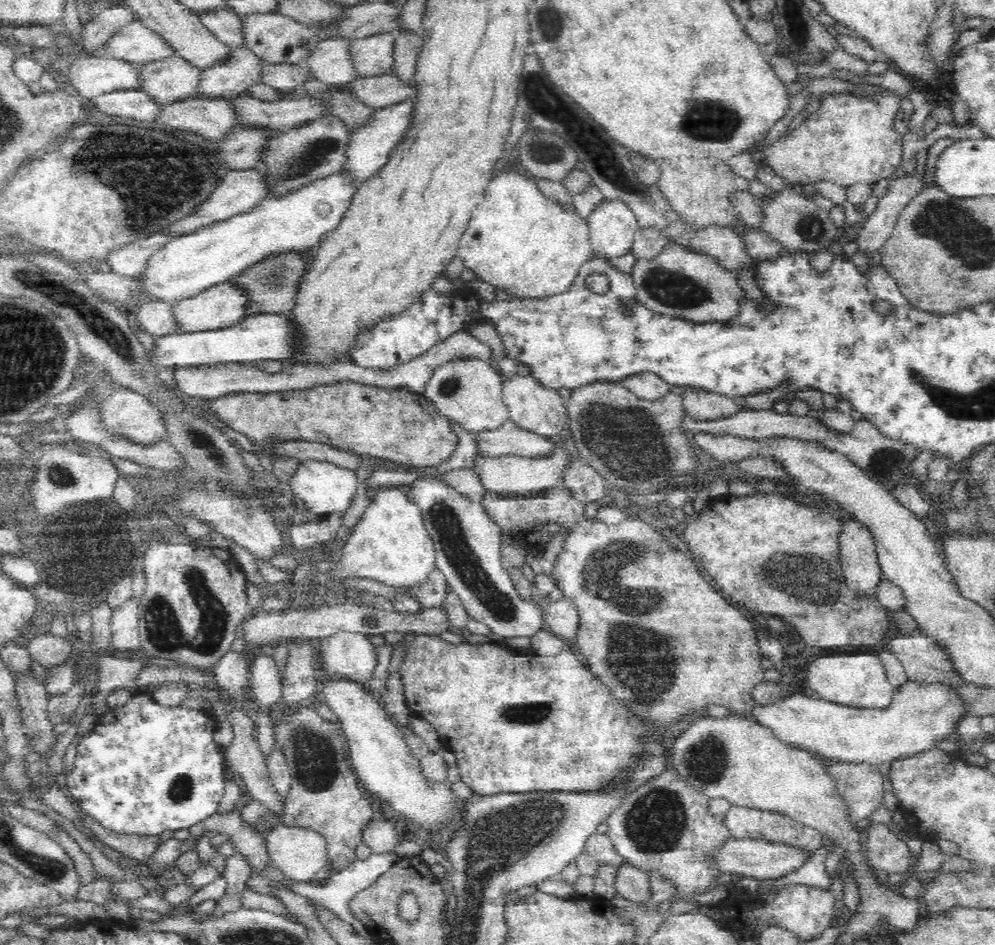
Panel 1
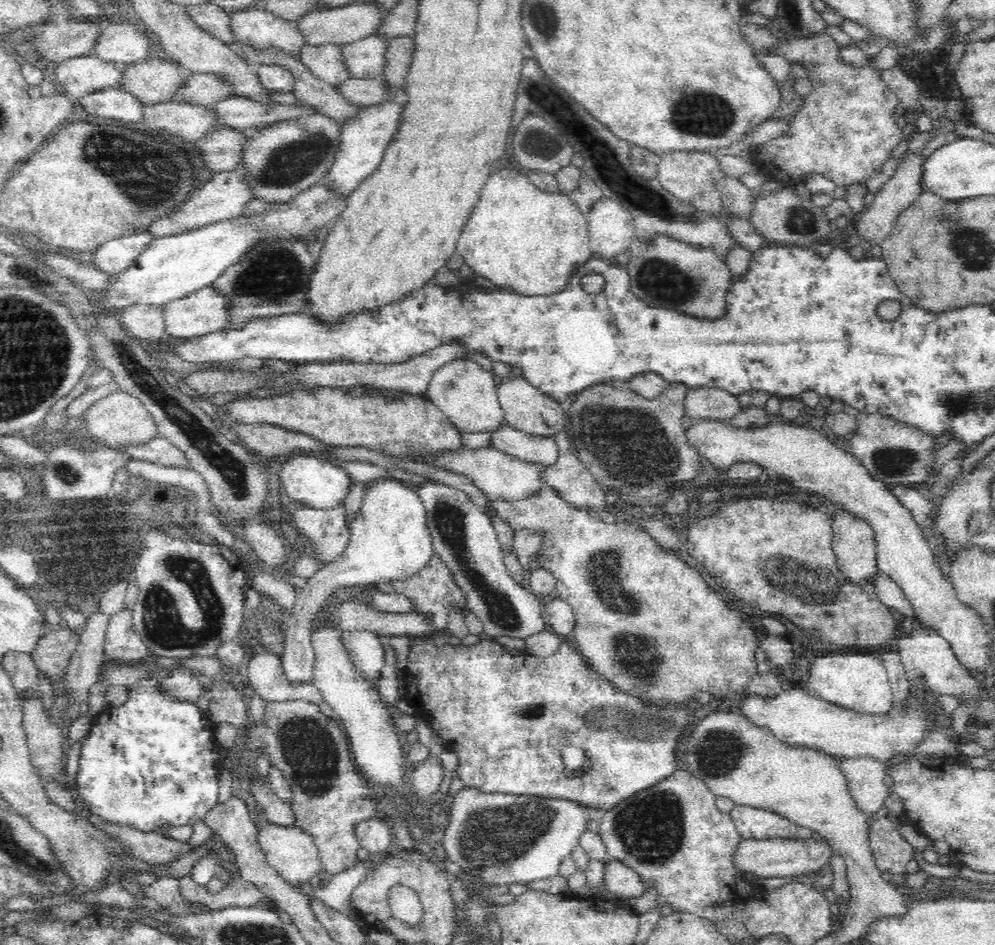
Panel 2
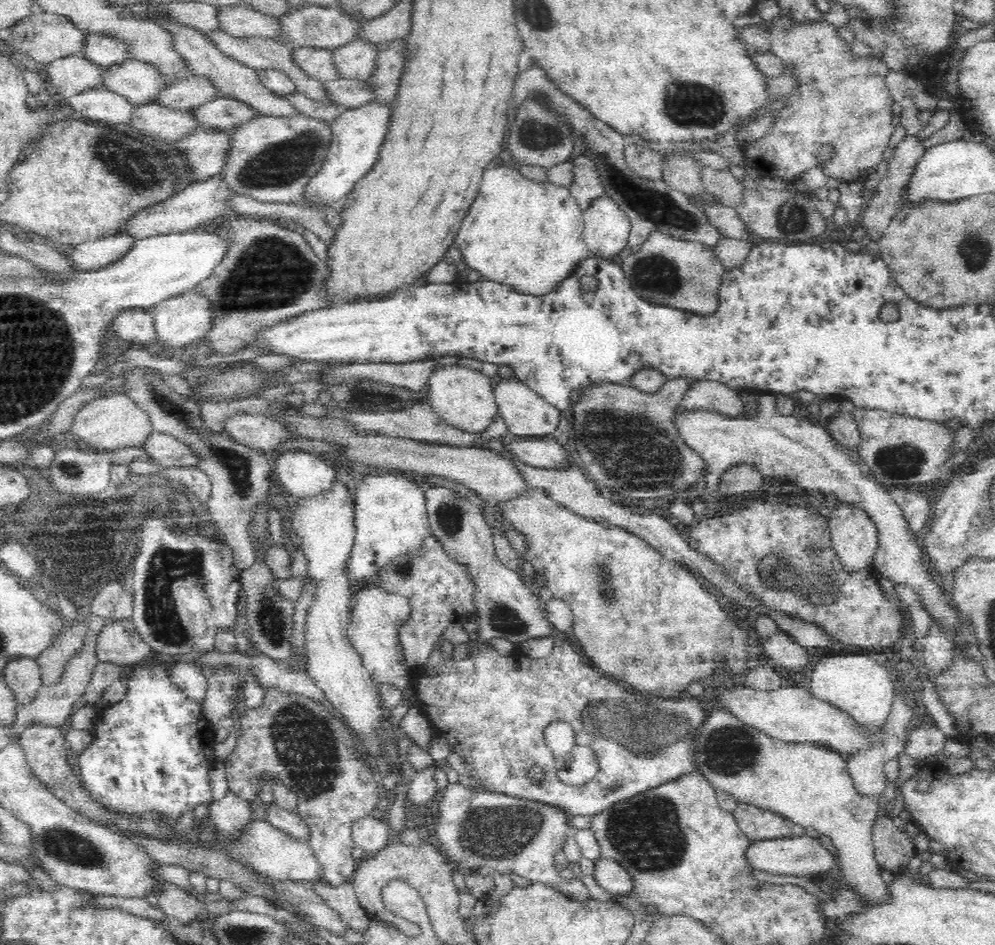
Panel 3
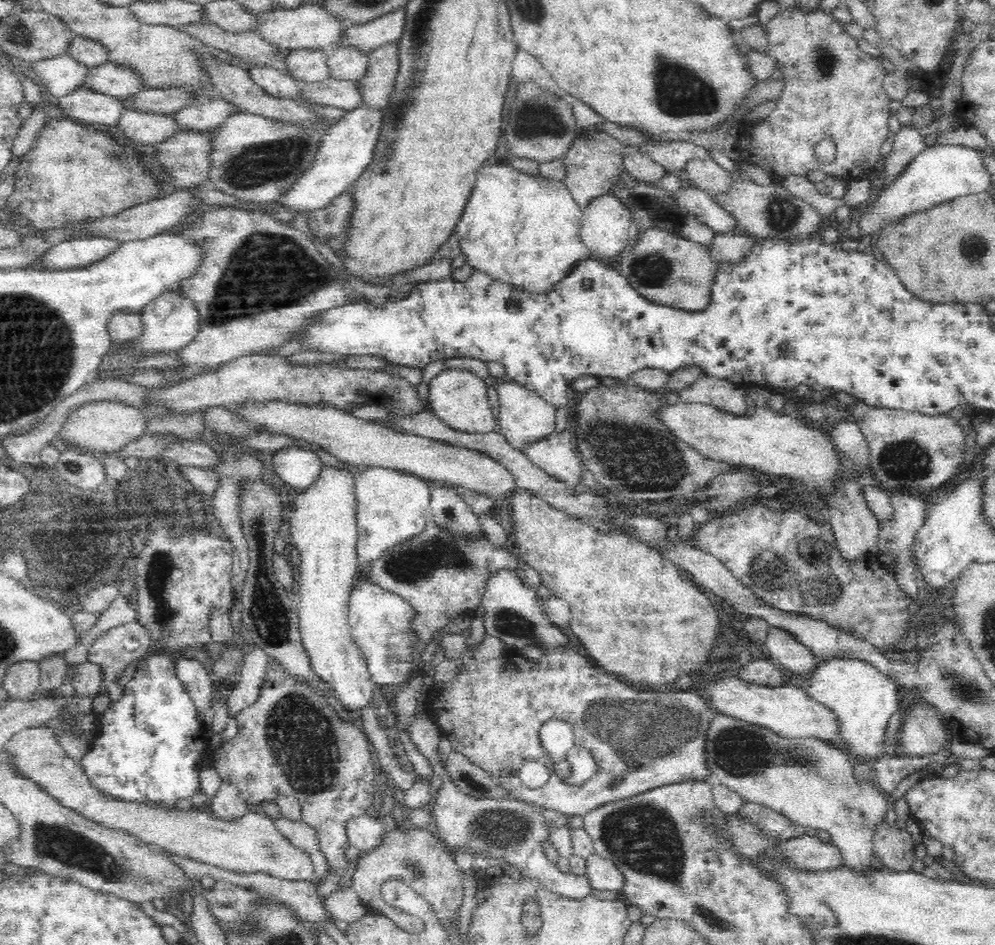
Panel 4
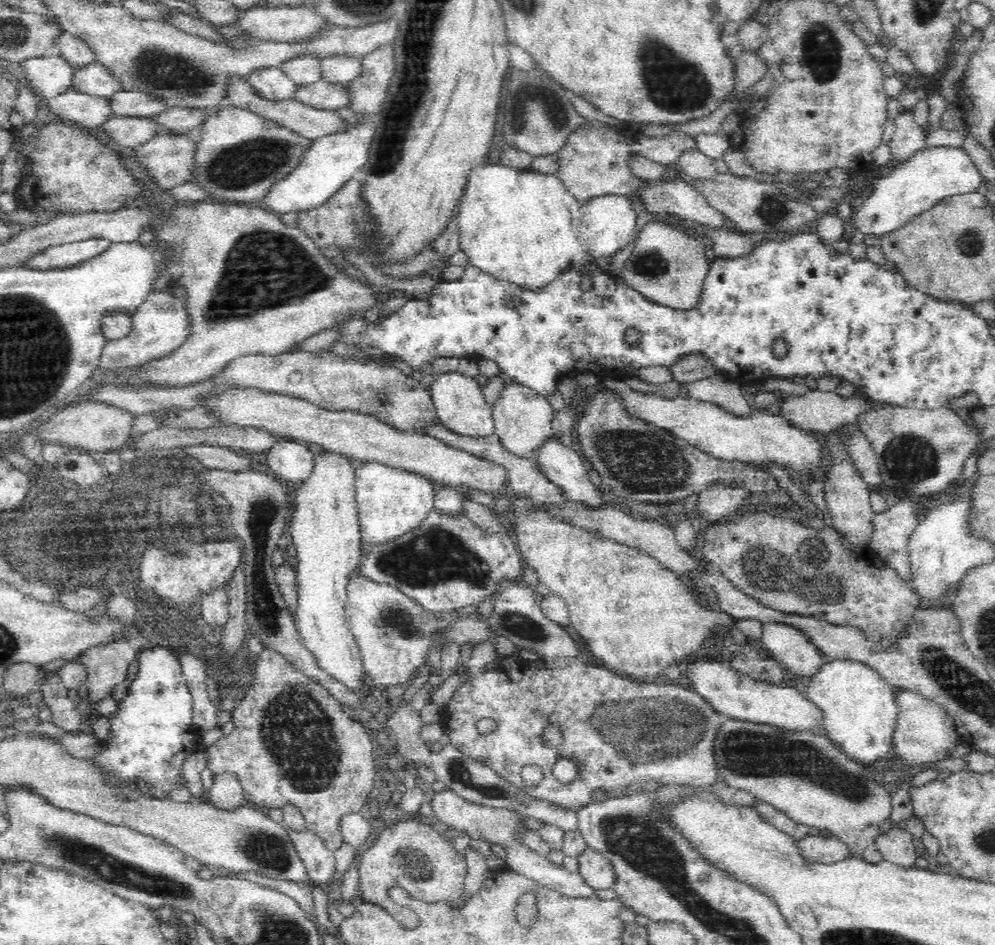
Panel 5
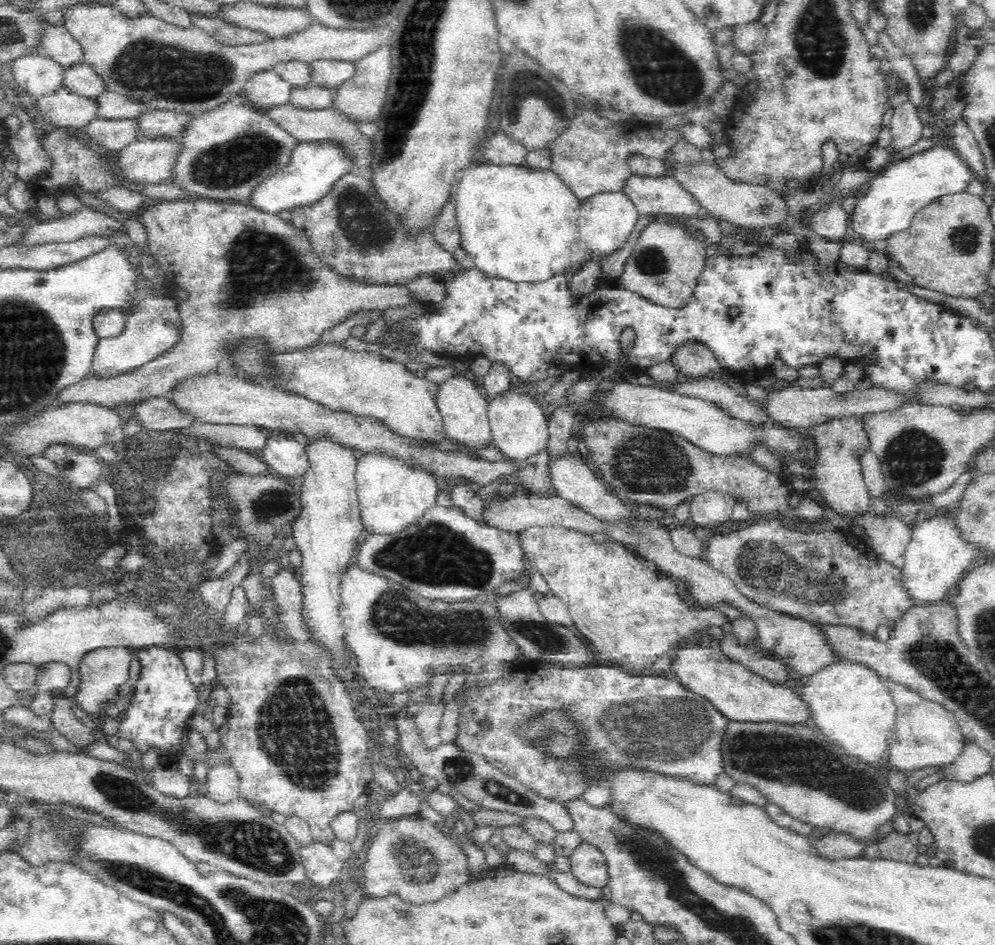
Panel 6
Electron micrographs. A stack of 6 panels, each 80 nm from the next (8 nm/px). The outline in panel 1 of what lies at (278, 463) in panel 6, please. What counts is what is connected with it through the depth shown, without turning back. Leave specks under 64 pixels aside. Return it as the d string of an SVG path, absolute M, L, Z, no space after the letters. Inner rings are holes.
M308 459L299 462L294 474L289 478L289 483L284 484L288 497L300 498L304 506L318 514L331 512L345 512L351 501L361 489L361 484L354 471L334 464L327 460Z

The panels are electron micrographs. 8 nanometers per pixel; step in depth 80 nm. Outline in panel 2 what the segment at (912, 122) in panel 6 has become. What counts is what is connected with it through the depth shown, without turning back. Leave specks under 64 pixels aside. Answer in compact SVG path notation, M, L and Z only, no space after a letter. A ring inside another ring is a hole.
M906 150L906 154L899 159L896 164L896 172L892 174L892 178L886 180L880 192L876 193L874 202L857 217L857 230L860 232L861 239L870 244L879 244L894 226L898 215L918 199L922 193L922 188L919 187L919 180L922 178L922 166L924 164L924 154L922 152L912 152Z

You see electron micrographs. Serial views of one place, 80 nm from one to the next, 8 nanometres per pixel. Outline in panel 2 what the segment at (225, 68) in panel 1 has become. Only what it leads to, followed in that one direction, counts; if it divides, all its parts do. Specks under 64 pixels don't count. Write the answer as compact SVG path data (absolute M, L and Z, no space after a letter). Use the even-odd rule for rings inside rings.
M192 73L179 86L179 89L173 94L172 100L178 103L191 104L192 106L210 107L216 101L227 99L232 96L231 88L215 74L196 74Z

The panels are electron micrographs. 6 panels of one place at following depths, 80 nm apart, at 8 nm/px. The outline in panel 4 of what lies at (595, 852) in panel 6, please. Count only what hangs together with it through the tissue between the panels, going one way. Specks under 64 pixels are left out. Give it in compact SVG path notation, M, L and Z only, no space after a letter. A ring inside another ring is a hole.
M594 852L586 858L585 876L594 890L620 892L623 876L614 861Z

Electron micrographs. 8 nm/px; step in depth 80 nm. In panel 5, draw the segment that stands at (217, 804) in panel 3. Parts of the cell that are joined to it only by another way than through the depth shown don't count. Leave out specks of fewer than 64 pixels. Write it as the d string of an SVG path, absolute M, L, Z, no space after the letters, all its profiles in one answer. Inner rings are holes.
M218 771L214 773L214 781L206 791L206 799L222 809L233 809L242 805L243 788L238 775L234 772Z

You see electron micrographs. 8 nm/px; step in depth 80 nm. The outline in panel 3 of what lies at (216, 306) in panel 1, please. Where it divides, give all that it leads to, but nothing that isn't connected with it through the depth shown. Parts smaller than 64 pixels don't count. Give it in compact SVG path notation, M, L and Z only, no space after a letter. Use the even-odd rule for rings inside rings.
M192 290L158 301L150 311L153 320L153 338L168 348L184 348L202 338L211 327L209 303L203 296L195 294Z

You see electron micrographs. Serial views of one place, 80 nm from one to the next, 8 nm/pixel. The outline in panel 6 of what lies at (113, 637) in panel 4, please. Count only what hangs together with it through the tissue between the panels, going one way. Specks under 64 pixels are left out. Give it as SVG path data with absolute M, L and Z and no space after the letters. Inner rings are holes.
M125 647L117 648L102 648L88 652L82 660L80 660L80 684L76 688L76 696L74 700L77 707L86 712L94 720L99 720L102 717L109 718L108 704L112 700L120 698L118 689L130 676L130 661L133 659L130 650Z

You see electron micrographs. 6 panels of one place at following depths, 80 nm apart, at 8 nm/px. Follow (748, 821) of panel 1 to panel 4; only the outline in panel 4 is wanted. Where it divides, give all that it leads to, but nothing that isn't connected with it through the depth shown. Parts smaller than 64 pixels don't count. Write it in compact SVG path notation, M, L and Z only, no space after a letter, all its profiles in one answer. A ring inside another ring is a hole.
M746 801L746 804L741 806L740 812L770 835L792 839L806 834L805 826L796 824L769 806Z

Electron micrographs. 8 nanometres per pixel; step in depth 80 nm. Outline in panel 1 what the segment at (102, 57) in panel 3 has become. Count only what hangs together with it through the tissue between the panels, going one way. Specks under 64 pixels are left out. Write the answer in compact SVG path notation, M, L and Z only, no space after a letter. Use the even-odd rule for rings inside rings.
M134 20L114 31L104 43L108 57L142 65L174 55L173 50L159 36Z

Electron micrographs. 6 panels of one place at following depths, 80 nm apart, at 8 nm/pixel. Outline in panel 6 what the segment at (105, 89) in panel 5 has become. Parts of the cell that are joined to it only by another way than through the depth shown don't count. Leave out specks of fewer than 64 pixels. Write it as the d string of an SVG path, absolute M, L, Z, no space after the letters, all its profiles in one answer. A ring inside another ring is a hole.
M82 62L64 69L61 77L61 86L76 96L94 98L106 91L92 67Z

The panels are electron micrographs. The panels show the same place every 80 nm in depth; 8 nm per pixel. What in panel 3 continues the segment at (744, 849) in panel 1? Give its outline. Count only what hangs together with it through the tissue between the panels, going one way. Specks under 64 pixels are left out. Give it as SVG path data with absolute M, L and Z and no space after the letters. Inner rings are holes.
M806 834L799 837L752 841L748 845L746 855L754 869L772 875L824 877L828 874L832 875L834 872L837 873L839 868L838 858L834 858L834 854L824 847L817 838Z

